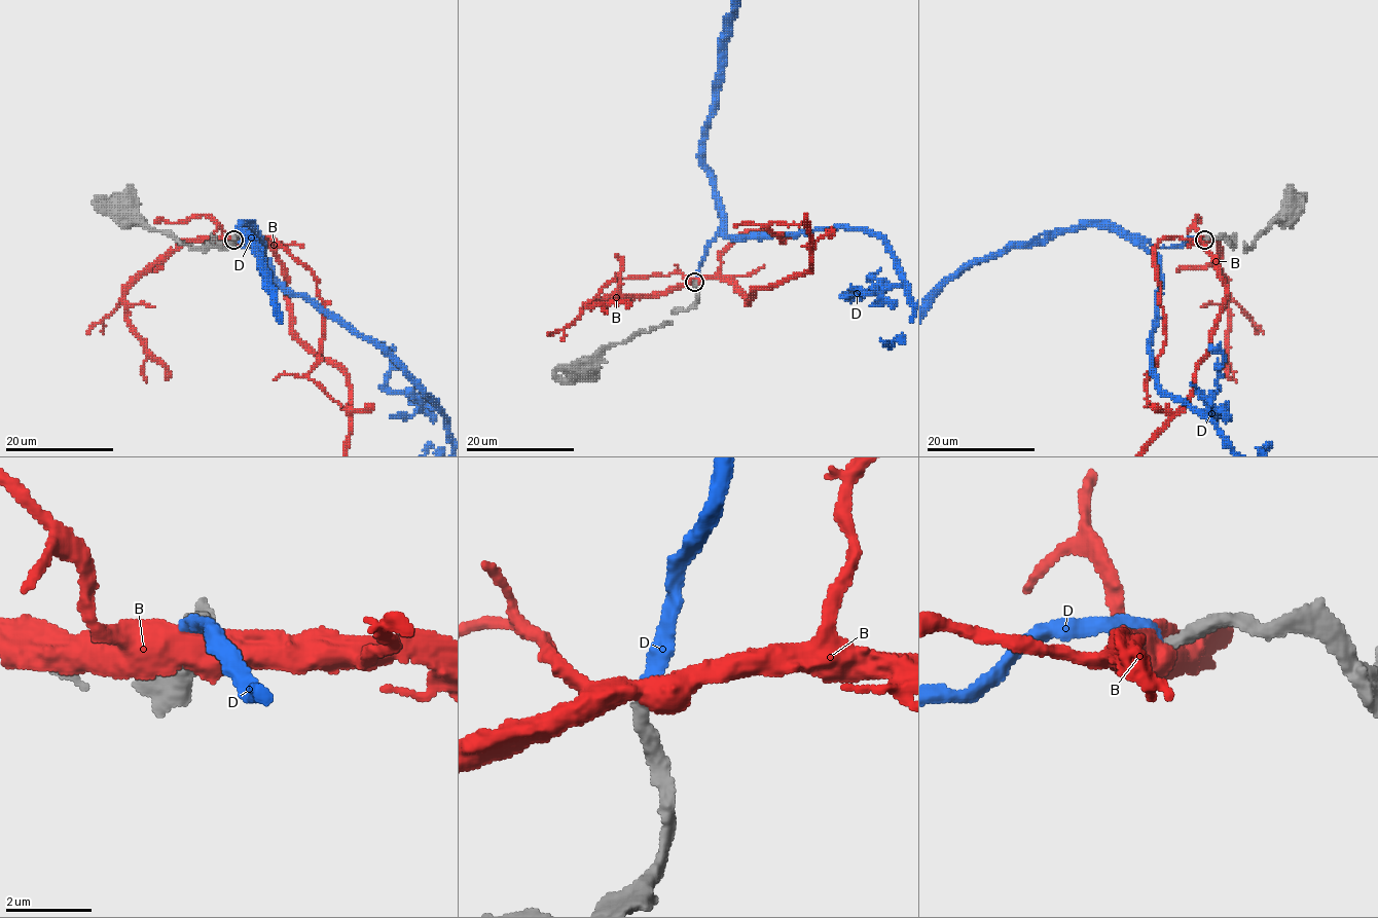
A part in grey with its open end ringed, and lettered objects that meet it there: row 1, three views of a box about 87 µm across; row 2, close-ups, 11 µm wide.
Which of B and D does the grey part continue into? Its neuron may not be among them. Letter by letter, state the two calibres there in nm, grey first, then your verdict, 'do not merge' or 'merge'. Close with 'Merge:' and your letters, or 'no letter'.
B: calibres 320 and 650 nm; do not merge
D: calibres 320 and 340 nm; merge
Merge: D

